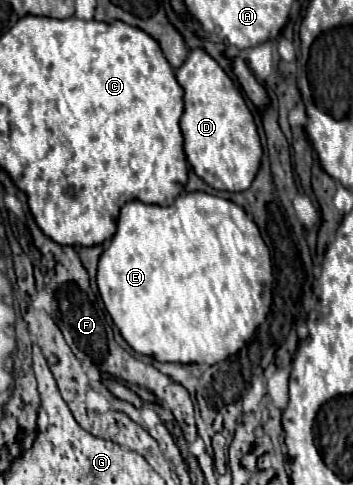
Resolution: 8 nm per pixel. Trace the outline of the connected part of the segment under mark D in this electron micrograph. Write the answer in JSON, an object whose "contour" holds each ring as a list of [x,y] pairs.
{"contour":[[[196,48],[176,70],[176,80],[184,90],[184,114],[180,128],[184,152],[194,174],[214,190],[240,192],[250,188],[262,158],[262,146],[254,118],[230,76],[204,50]]]}

